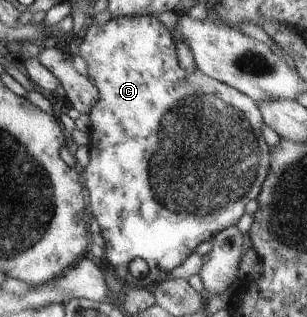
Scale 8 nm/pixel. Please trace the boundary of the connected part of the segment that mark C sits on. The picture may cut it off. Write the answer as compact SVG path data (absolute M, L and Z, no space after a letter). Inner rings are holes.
M157 16L112 17L104 25L93 22L87 29L85 38L78 45L76 52L85 60L88 66L88 78L96 85L100 92L100 99L91 111L90 120L90 162L83 170L86 180L87 194L89 195L89 212L94 215L105 241L105 260L114 268L121 279L137 288L153 288L163 281L162 271L171 277L171 273L181 266L196 250L199 245L212 240L221 231L232 226L238 226L253 207L264 189L265 181L271 170L272 149L263 137L264 116L260 105L228 84L215 80L203 74L198 68L196 71L185 70L178 59L178 48L172 32L158 19ZM135 259L142 259L148 265L148 274L135 279L129 271L129 265Z

